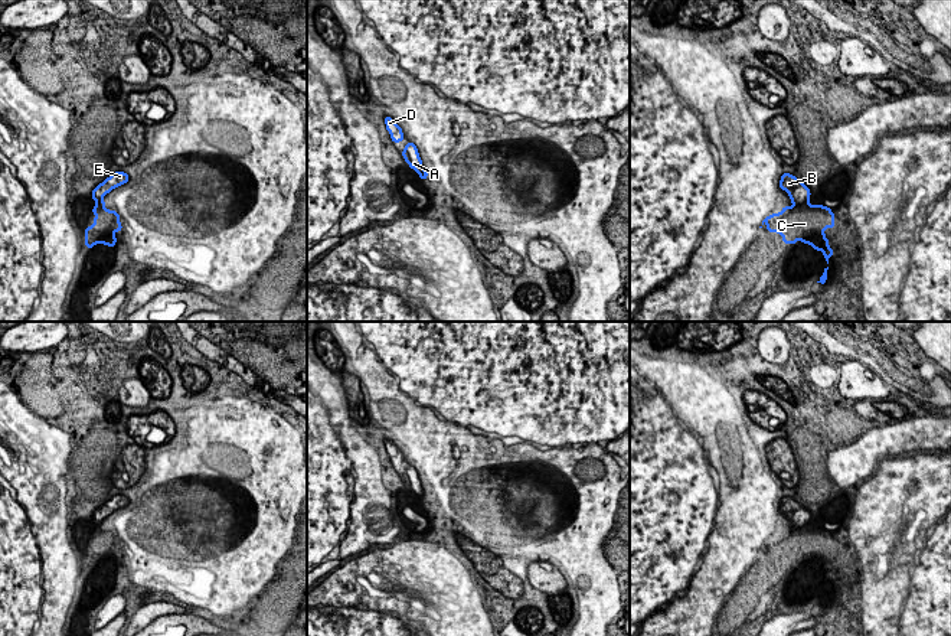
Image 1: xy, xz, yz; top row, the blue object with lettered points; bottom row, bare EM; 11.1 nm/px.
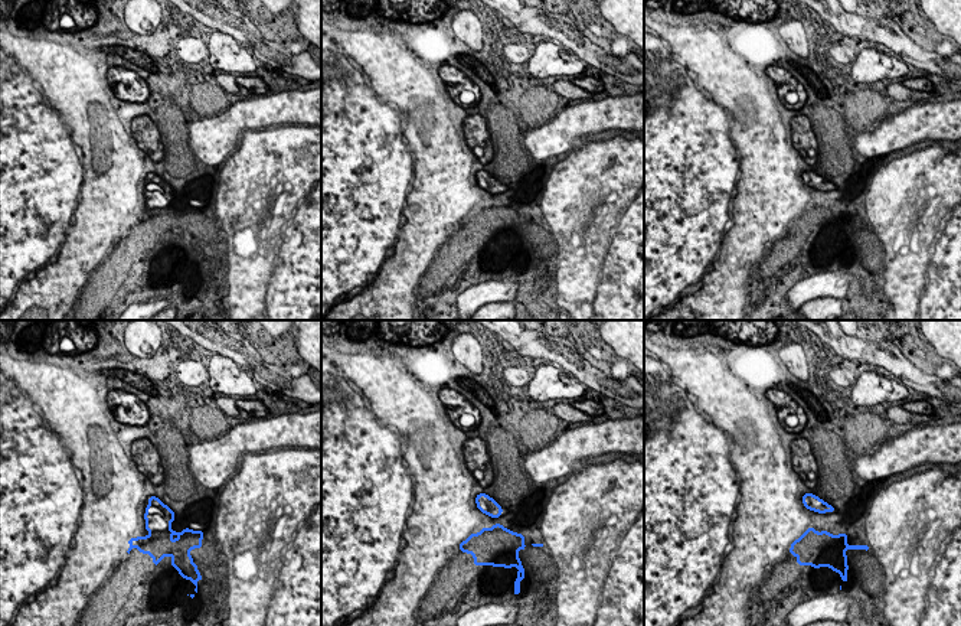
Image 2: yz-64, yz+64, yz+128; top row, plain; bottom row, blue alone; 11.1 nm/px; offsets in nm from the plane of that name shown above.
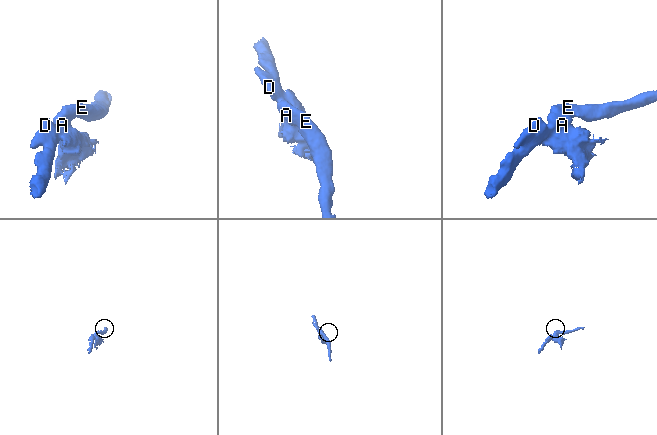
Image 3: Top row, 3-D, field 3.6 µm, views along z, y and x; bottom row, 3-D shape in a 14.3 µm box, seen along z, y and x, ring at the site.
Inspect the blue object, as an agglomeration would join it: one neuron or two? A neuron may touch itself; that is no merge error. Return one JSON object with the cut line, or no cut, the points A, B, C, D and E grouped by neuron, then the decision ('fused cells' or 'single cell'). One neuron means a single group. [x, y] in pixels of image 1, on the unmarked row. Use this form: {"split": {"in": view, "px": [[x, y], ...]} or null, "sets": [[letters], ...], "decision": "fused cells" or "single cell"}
{"split": {"in": "yz", "px": [[807, 522], [796, 530]]}, "sets": [["A", "B", "D", "E"], ["C"]], "decision": "fused cells"}

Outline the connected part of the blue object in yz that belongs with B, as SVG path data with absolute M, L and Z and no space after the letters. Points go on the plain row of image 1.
M784 496L780 503L780 511L788 516L791 526L801 528L810 522L810 512L790 496Z

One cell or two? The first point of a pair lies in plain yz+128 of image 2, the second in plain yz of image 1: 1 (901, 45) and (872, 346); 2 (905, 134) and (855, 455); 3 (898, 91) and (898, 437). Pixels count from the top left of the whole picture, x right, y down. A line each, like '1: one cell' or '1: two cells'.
1: one cell
2: one cell
3: two cells

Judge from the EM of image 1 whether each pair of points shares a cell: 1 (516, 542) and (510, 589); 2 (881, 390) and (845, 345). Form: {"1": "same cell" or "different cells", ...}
{"1": "different cells", "2": "different cells"}

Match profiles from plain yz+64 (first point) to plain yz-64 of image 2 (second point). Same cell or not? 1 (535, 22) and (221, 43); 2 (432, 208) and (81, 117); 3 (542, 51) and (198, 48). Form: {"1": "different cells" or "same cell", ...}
{"1": "different cells", "2": "same cell", "3": "different cells"}

